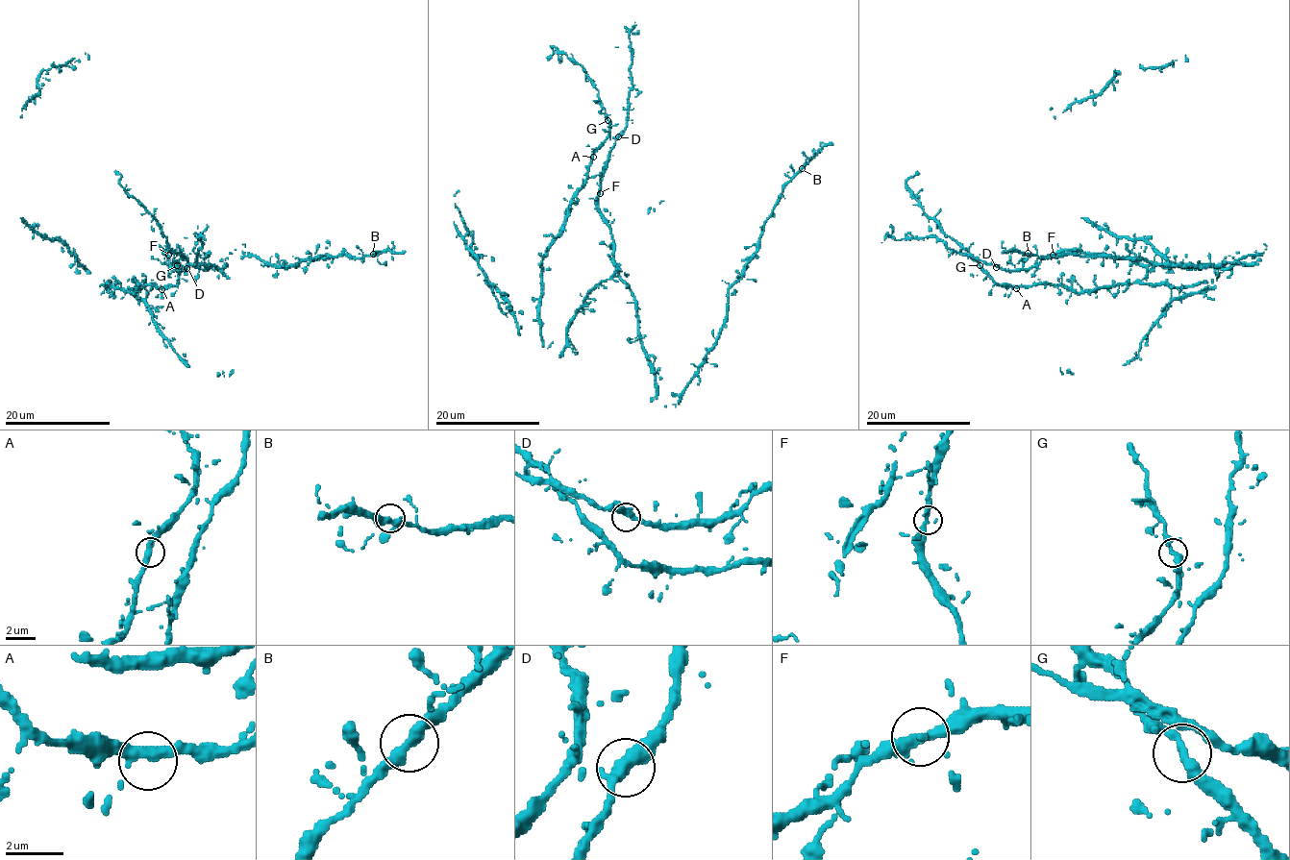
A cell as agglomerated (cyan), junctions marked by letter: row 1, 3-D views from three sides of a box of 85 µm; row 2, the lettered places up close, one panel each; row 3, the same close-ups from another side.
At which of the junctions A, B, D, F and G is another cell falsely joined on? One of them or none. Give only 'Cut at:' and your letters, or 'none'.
Cut at: none

